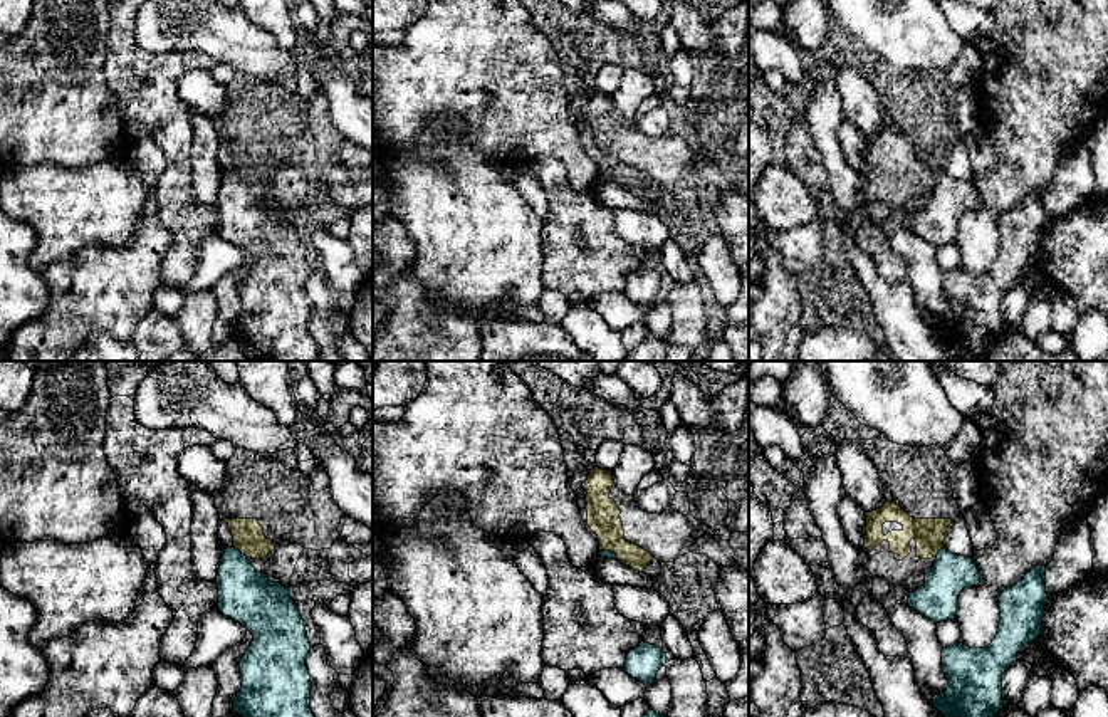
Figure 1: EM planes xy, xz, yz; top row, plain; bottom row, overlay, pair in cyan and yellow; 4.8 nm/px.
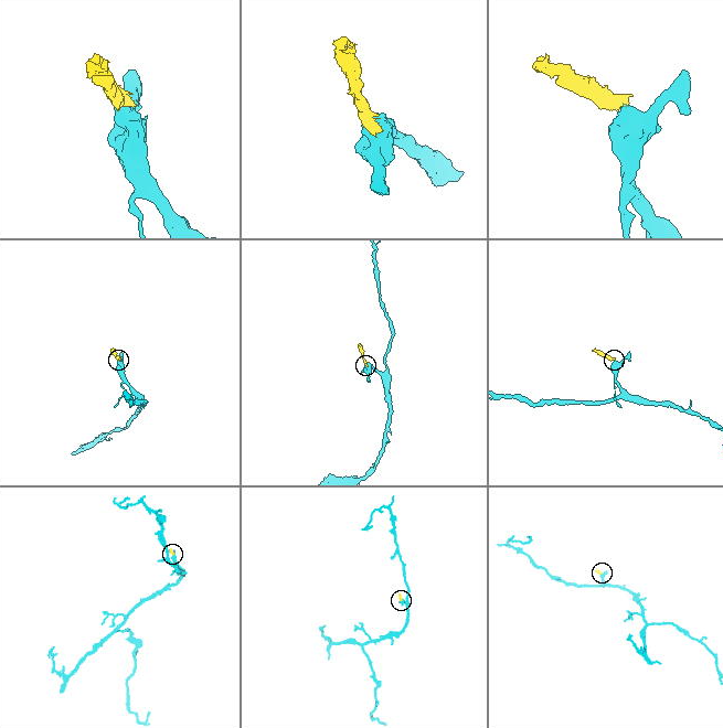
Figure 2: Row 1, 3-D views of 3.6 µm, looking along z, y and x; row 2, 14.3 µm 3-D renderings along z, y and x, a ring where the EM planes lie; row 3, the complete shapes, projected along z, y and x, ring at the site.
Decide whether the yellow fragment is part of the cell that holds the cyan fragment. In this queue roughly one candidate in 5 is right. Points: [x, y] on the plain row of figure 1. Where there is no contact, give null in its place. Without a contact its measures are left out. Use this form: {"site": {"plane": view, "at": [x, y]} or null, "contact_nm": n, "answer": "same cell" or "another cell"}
{"site": {"plane": "xy", "at": [239, 175]}, "contact_nm": 90, "answer": "another cell"}

